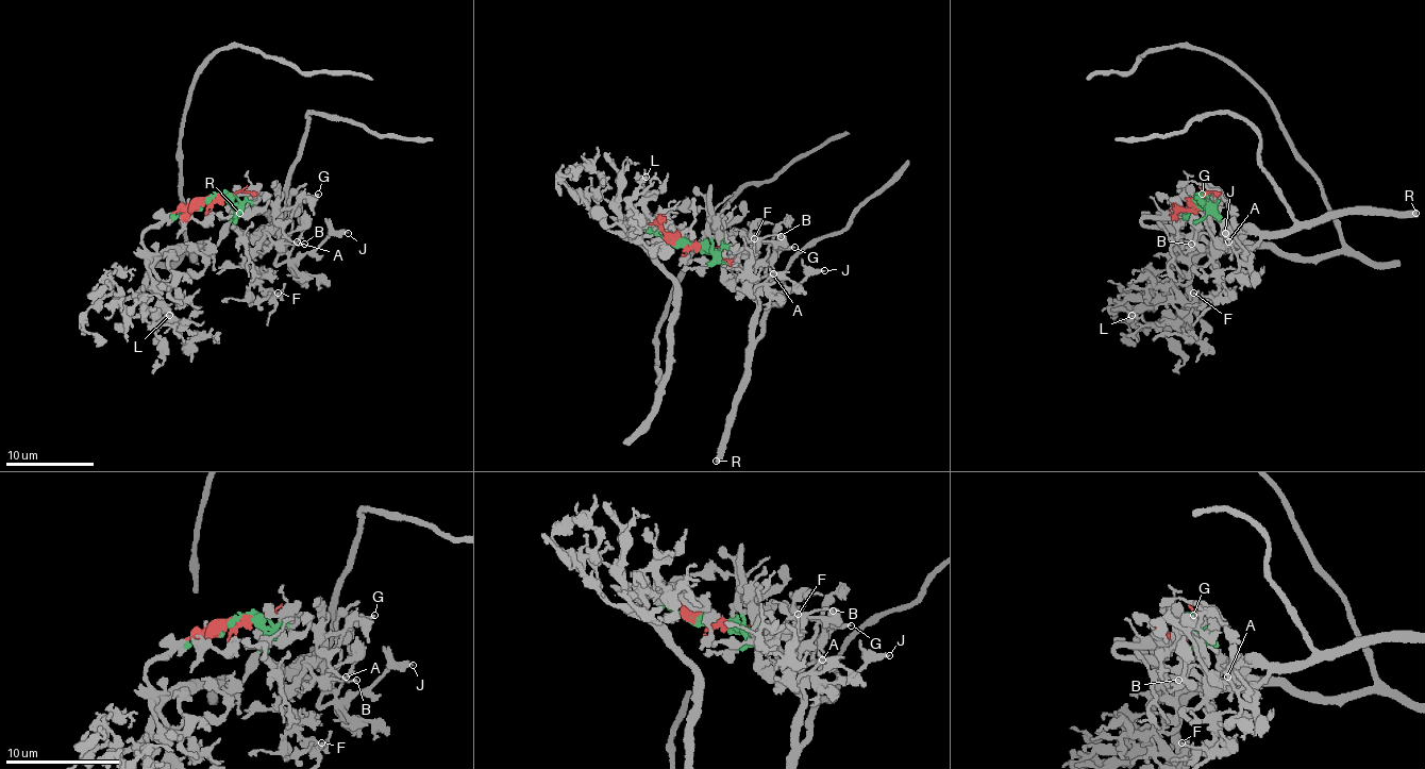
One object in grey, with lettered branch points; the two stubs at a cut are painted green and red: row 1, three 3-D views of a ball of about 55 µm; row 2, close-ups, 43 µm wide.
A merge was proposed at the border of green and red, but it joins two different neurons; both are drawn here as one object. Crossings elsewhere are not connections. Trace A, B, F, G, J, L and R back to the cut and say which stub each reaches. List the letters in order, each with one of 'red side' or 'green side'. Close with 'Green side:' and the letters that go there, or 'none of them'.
A: green side
B: green side
F: green side
G: green side
J: green side
L: red side
R: green side
Green side: A, B, F, G, J, R

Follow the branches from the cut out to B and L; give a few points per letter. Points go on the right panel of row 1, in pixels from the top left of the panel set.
B: (1199, 199), (1201, 195), (1205, 214), (1193, 228), (1213, 248), (1213, 240), (1203, 232), (1191, 243)
L: (1199, 197), (1178, 212), (1176, 238), (1176, 246), (1187, 256), (1191, 310), (1178, 320), (1152, 322), (1132, 316)

